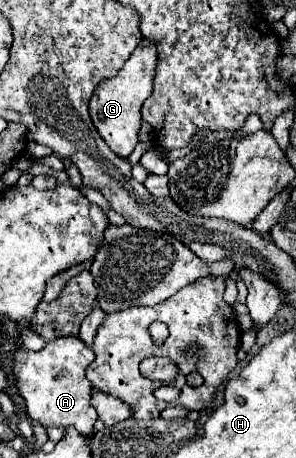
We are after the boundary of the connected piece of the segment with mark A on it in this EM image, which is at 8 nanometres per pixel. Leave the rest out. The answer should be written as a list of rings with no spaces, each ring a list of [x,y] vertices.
[[[62,337],[44,345],[42,351],[34,353],[30,349],[16,349],[16,387],[26,401],[28,415],[44,427],[76,427],[80,435],[92,435],[94,423],[98,419],[90,405],[92,385],[84,371],[94,361],[94,353],[80,337]]]

